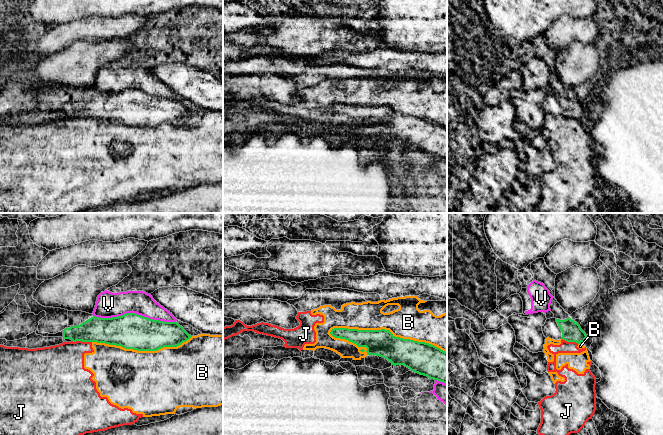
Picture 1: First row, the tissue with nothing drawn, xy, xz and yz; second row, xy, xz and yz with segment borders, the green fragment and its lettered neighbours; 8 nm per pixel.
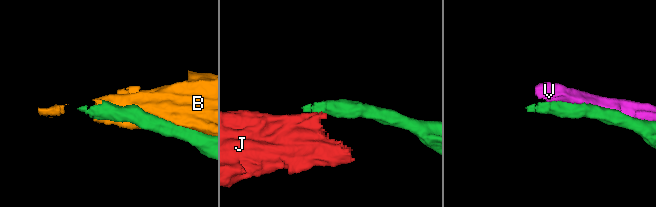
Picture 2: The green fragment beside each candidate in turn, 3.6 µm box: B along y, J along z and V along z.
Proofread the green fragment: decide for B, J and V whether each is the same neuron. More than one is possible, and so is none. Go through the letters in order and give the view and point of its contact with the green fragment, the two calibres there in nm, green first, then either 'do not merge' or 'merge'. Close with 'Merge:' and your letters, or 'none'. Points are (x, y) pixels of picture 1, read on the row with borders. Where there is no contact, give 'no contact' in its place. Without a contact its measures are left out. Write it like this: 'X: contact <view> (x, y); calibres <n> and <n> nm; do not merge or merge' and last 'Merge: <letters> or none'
B: contact xz (388, 330); calibres 220 and 280 nm; do not merge
J: contact xy (82, 341); calibres 220 and 340 nm; do not merge
V: contact xy (134, 313); calibres 280 and 200 nm; do not merge
Merge: none

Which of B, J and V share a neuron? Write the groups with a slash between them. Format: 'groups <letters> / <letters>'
groups B J / V

